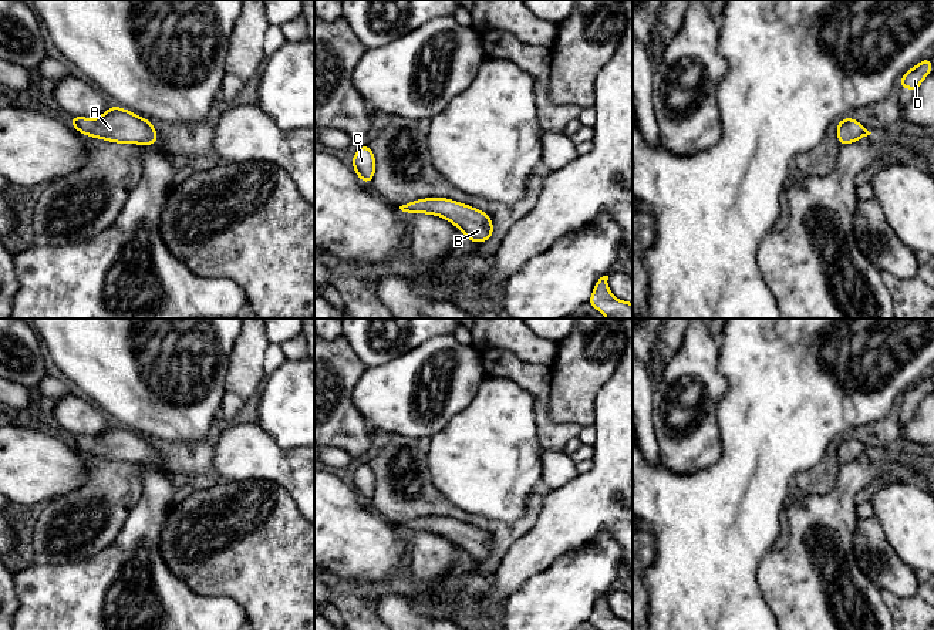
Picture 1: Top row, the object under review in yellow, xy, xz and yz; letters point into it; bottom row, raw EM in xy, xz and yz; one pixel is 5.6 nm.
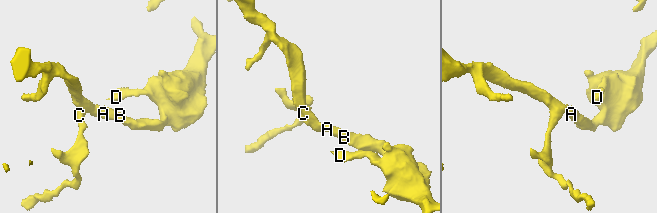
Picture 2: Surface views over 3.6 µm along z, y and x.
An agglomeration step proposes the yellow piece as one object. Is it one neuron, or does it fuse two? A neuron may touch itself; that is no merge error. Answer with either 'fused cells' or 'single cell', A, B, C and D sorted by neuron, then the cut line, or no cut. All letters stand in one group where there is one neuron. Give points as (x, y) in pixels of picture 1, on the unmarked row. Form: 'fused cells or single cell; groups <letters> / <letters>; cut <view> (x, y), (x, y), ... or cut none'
single cell; groups A B C D; cut none

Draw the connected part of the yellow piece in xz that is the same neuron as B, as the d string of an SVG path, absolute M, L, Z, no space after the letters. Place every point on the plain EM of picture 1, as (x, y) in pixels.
M425 516L399 525L408 533L436 533L459 546L465 557L485 560L493 556L493 540L486 530L446 516Z

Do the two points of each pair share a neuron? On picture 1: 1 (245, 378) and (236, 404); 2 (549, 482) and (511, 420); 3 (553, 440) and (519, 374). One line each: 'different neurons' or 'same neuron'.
1: different neurons
2: different neurons
3: same neuron

